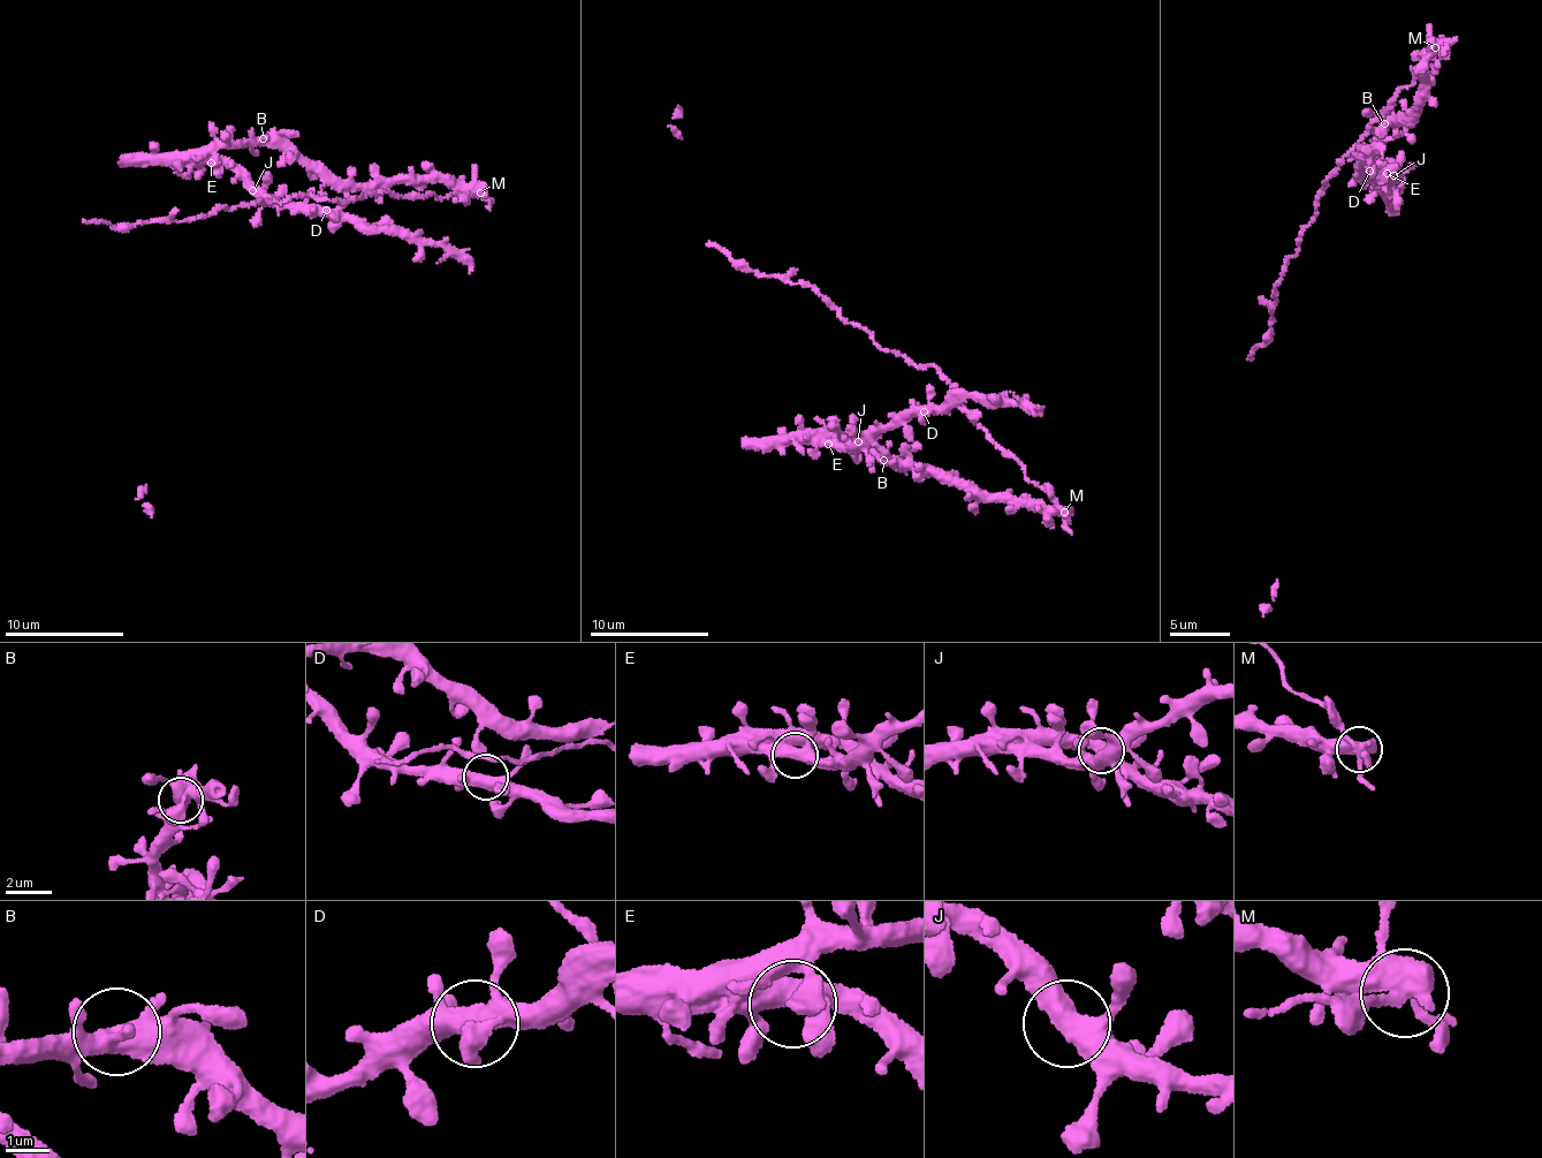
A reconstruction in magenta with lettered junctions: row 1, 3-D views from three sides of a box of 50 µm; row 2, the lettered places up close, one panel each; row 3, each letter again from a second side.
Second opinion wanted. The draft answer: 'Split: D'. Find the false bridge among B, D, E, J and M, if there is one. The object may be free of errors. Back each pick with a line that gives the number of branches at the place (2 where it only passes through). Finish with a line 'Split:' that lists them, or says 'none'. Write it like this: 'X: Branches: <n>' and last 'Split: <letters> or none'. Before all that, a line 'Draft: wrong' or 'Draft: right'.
Draft: wrong
Split: none

